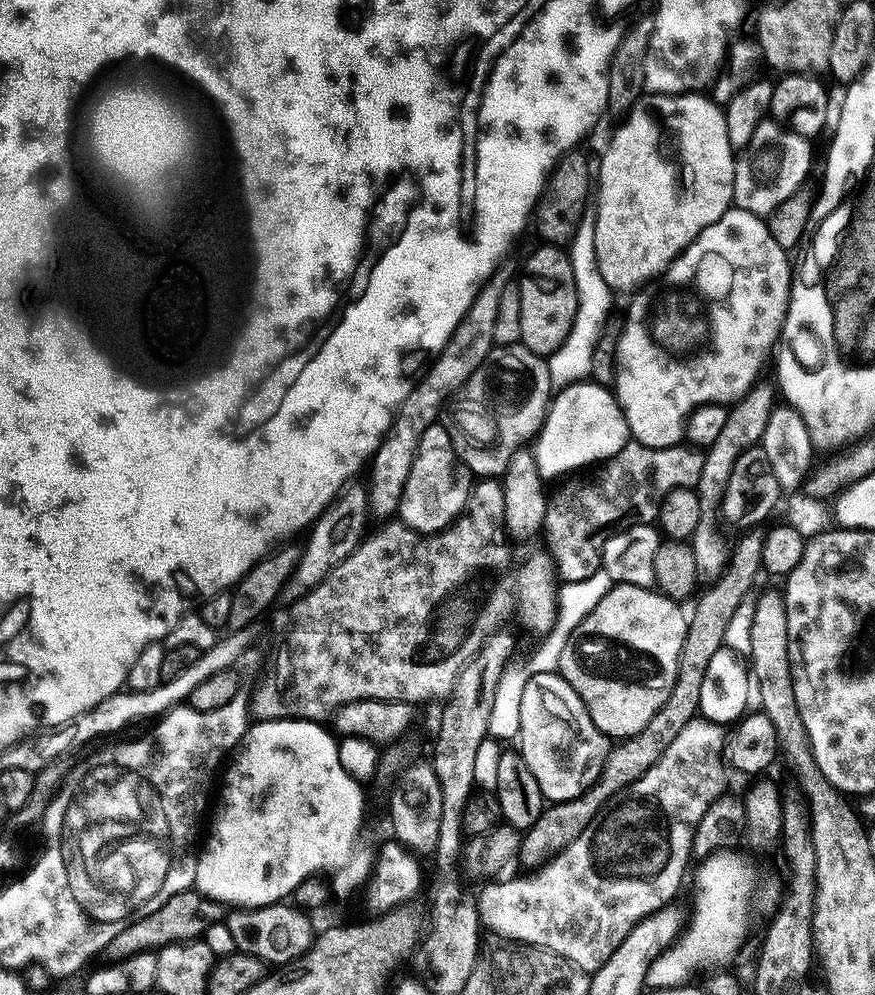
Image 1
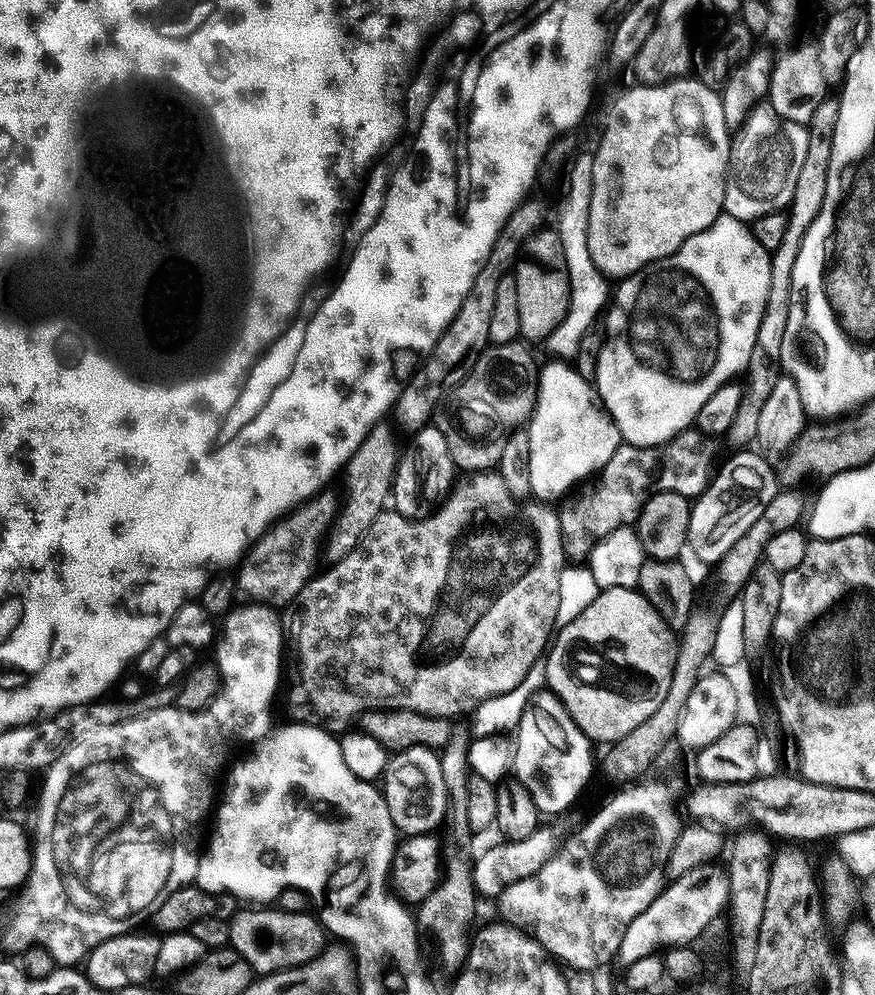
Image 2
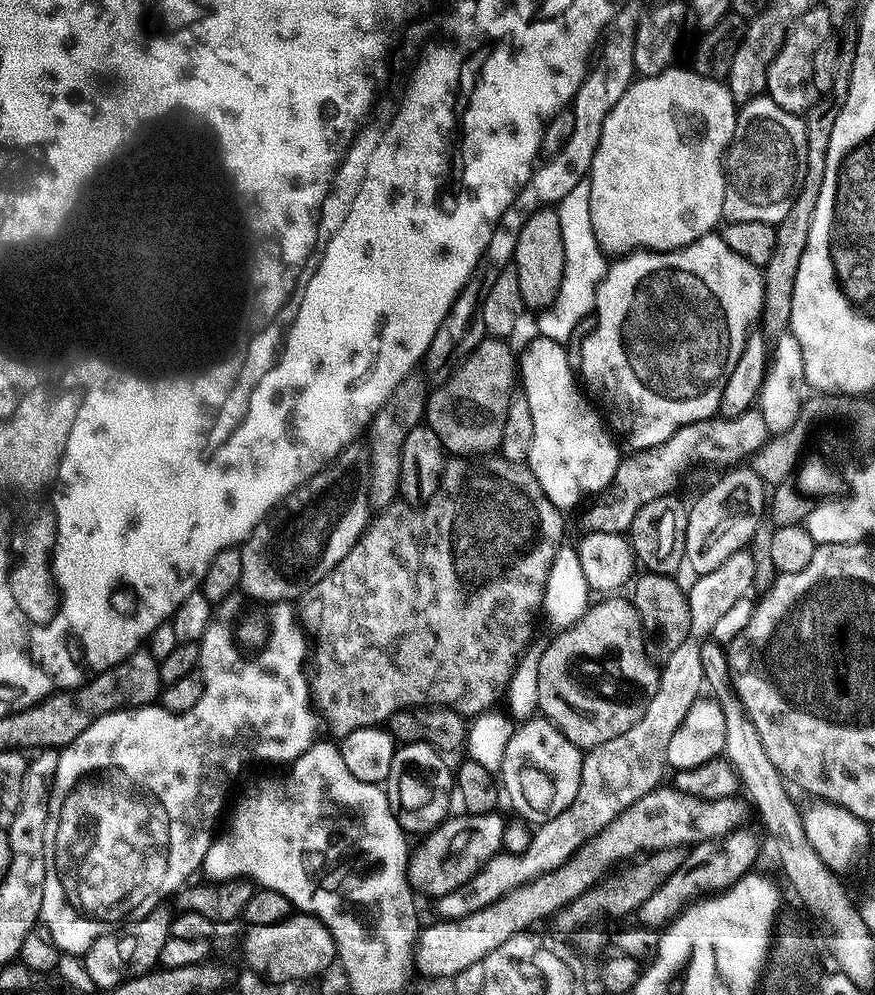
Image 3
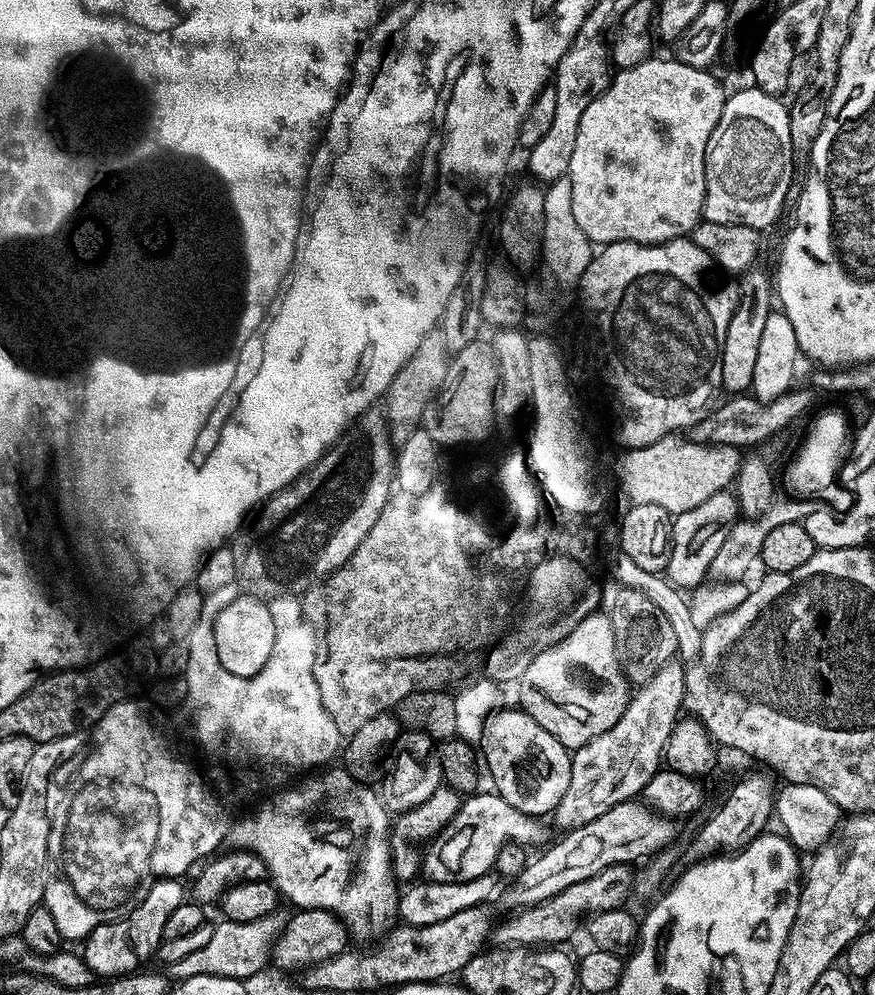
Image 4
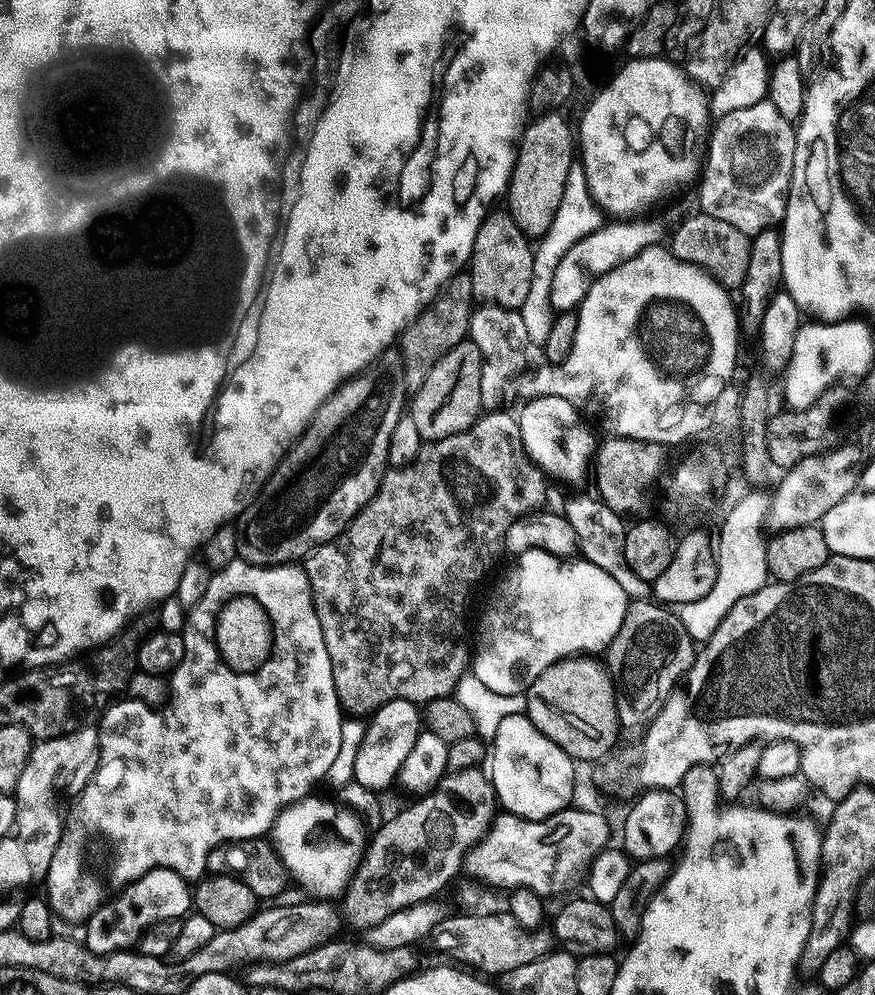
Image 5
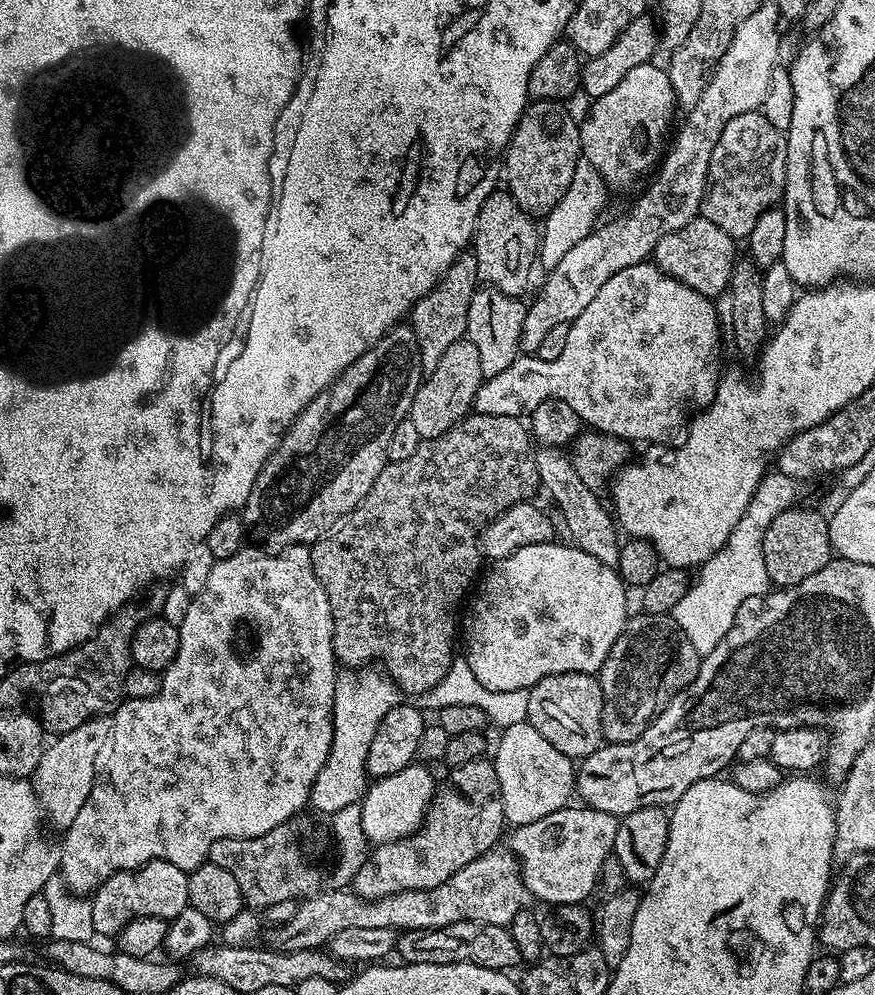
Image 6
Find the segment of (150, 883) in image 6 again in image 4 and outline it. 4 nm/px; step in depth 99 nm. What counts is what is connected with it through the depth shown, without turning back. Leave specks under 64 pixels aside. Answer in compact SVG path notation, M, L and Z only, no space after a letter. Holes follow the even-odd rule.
M156 878L148 888L148 893L134 906L134 910L121 920L111 920L100 924L89 936L82 941L82 955L86 966L90 966L93 975L98 978L115 978L137 973L145 967L149 959L155 957L160 948L160 942L164 939L166 921L170 914L178 910L178 906L185 903L186 888L180 885L176 878Z

